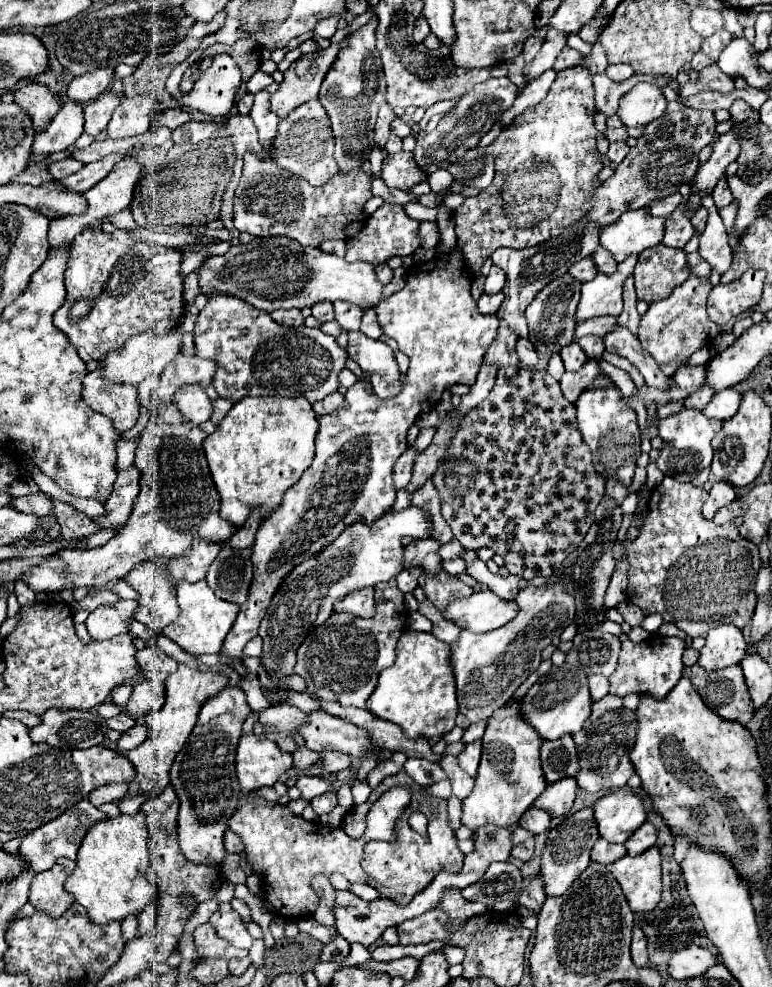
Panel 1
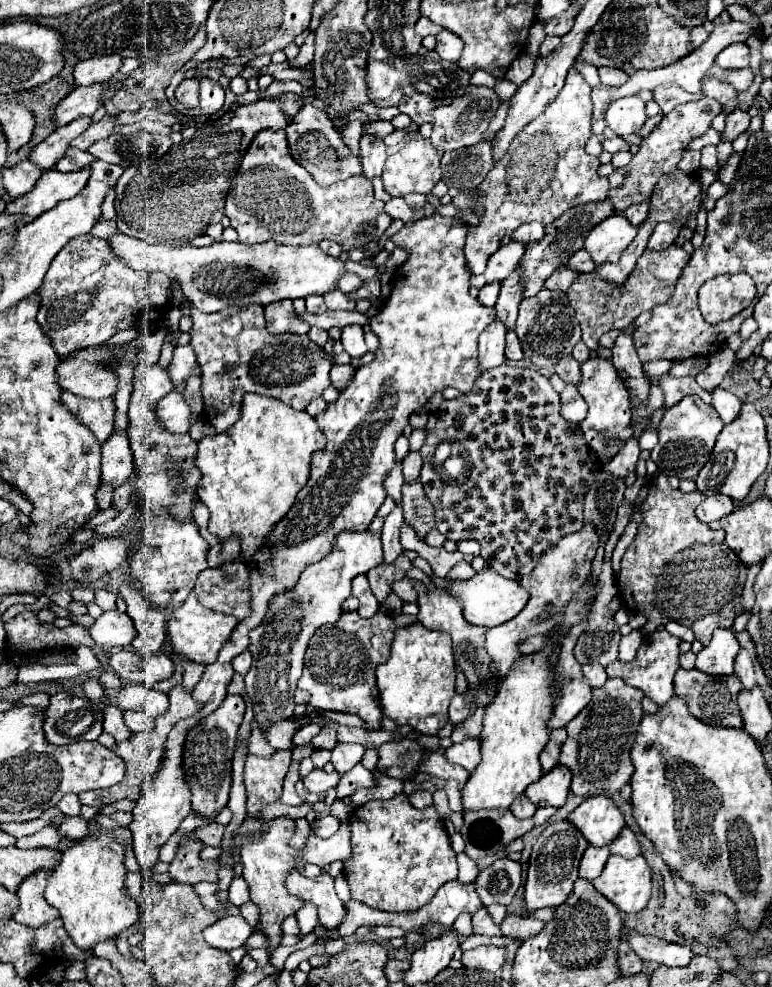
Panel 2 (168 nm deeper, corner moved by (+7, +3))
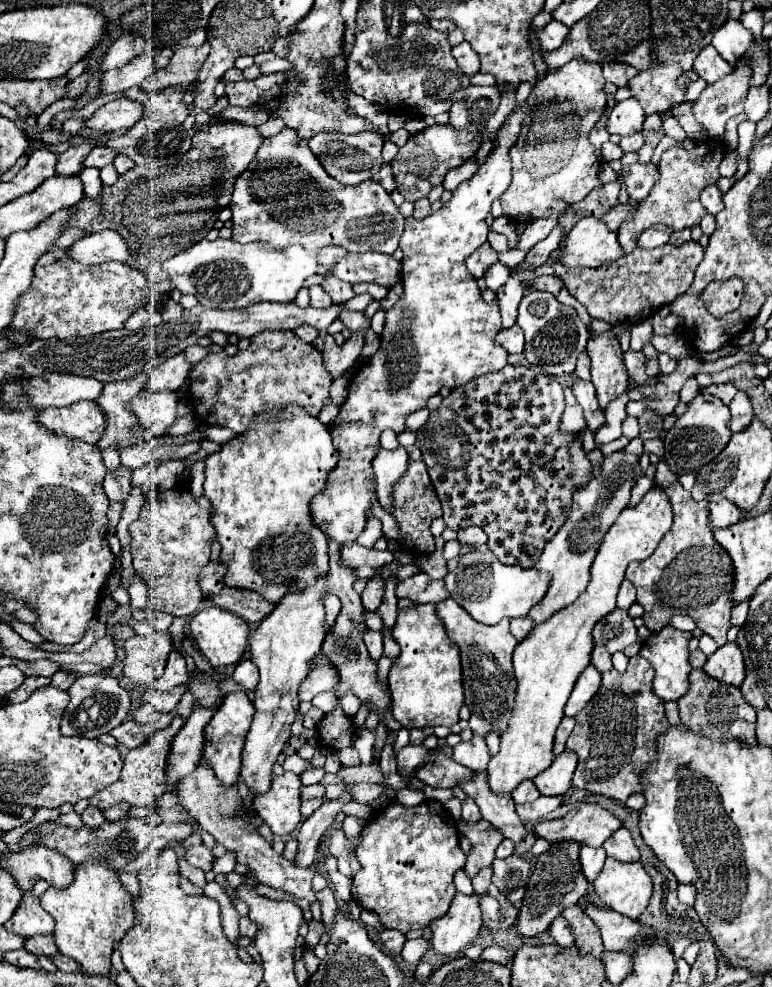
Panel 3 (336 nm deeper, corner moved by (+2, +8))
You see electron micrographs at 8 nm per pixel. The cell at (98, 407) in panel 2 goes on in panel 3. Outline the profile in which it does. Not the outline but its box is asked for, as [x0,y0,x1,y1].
[39,401,107,443]

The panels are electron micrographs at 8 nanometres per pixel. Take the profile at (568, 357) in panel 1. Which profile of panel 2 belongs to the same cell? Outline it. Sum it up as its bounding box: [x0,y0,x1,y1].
[556,356,580,384]

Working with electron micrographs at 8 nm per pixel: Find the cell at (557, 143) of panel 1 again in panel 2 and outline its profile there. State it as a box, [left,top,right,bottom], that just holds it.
[454,68,610,274]

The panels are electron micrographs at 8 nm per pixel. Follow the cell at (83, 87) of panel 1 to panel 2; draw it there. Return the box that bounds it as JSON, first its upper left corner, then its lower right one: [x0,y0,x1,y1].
[74,56,122,86]

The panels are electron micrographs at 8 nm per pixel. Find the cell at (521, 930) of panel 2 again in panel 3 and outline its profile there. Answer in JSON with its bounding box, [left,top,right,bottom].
[547,915,575,945]

